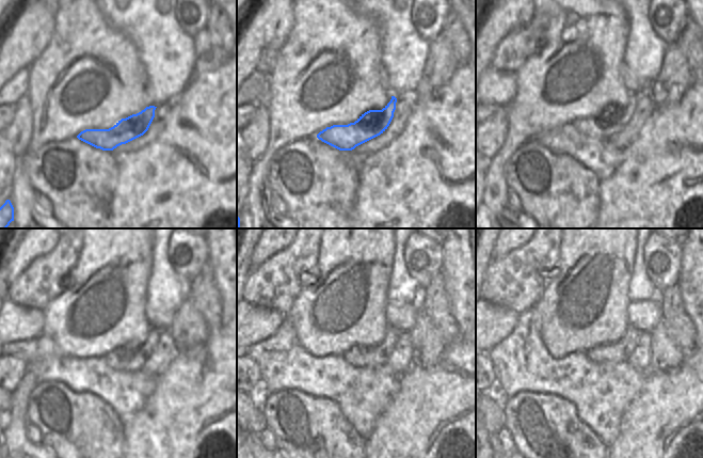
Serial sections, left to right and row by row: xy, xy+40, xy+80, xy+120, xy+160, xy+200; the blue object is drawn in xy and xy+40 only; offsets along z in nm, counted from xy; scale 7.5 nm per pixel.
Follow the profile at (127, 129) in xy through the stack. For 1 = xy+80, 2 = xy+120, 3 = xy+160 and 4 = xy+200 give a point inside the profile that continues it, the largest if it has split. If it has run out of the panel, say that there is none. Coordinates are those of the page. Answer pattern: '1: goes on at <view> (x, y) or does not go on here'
1: goes on at xy+80 (610, 121)
2: goes on at xy+120 (129, 359)
3: goes on at xy+160 (377, 356)
4: goes on at xy+200 (619, 351)

